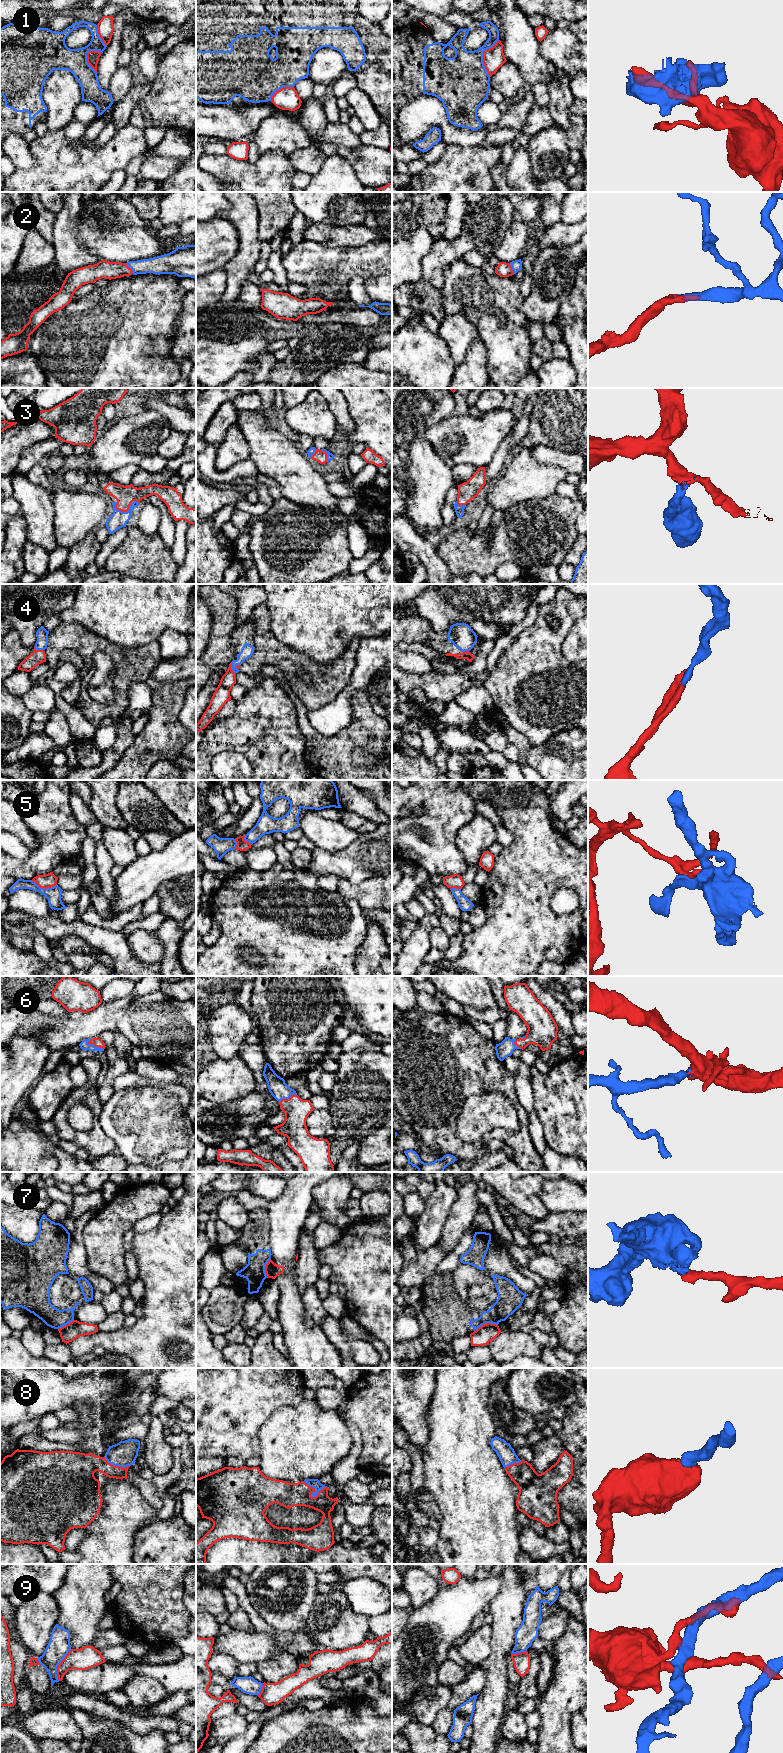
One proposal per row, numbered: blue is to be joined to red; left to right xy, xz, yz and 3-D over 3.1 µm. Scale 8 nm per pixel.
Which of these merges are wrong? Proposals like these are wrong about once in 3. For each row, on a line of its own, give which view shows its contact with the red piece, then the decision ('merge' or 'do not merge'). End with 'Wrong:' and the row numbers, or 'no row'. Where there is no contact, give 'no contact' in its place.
1: contact in yz; do not merge
2: contact in xy; do not merge
3: contact in xy; merge
4: contact in xz; merge
5: contact in xy; do not merge
6: contact in xy; merge
7: contact in yz; do not merge
8: contact in xz; merge
9: contact in xy; do not merge
Wrong: 1, 2, 5, 7, 9

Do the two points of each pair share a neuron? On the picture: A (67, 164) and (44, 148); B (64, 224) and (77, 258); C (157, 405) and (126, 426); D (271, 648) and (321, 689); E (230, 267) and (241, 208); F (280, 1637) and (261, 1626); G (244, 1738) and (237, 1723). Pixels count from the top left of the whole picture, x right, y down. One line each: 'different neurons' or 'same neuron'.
A: same neuron
B: same neuron
C: different neurons
D: same neuron
E: same neuron
F: same neuron
G: different neurons

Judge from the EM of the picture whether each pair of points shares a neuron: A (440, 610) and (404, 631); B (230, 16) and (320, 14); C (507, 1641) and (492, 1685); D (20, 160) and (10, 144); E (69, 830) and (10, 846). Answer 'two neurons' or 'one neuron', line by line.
A: two neurons
B: one neuron
C: one neuron
D: one neuron
E: two neurons

